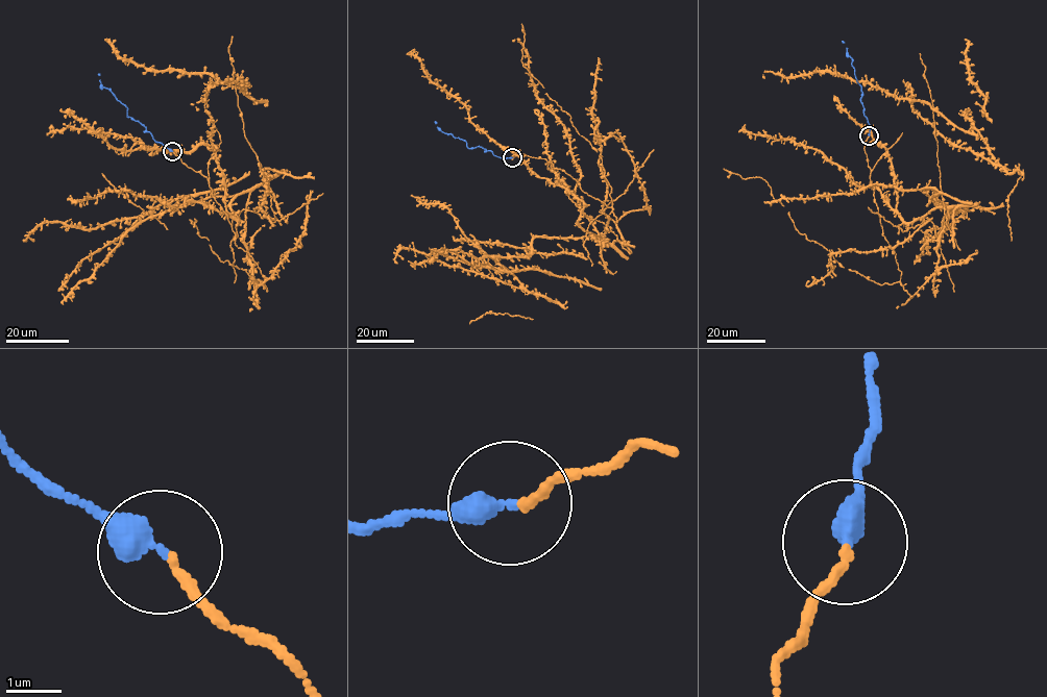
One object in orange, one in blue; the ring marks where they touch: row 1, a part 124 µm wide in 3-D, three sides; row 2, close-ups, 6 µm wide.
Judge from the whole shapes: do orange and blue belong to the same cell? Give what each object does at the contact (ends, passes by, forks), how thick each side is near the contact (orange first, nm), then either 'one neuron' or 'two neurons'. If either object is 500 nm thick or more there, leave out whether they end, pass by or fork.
orange ends; blue ends; calibres 150 and 440 nm; one neuron

